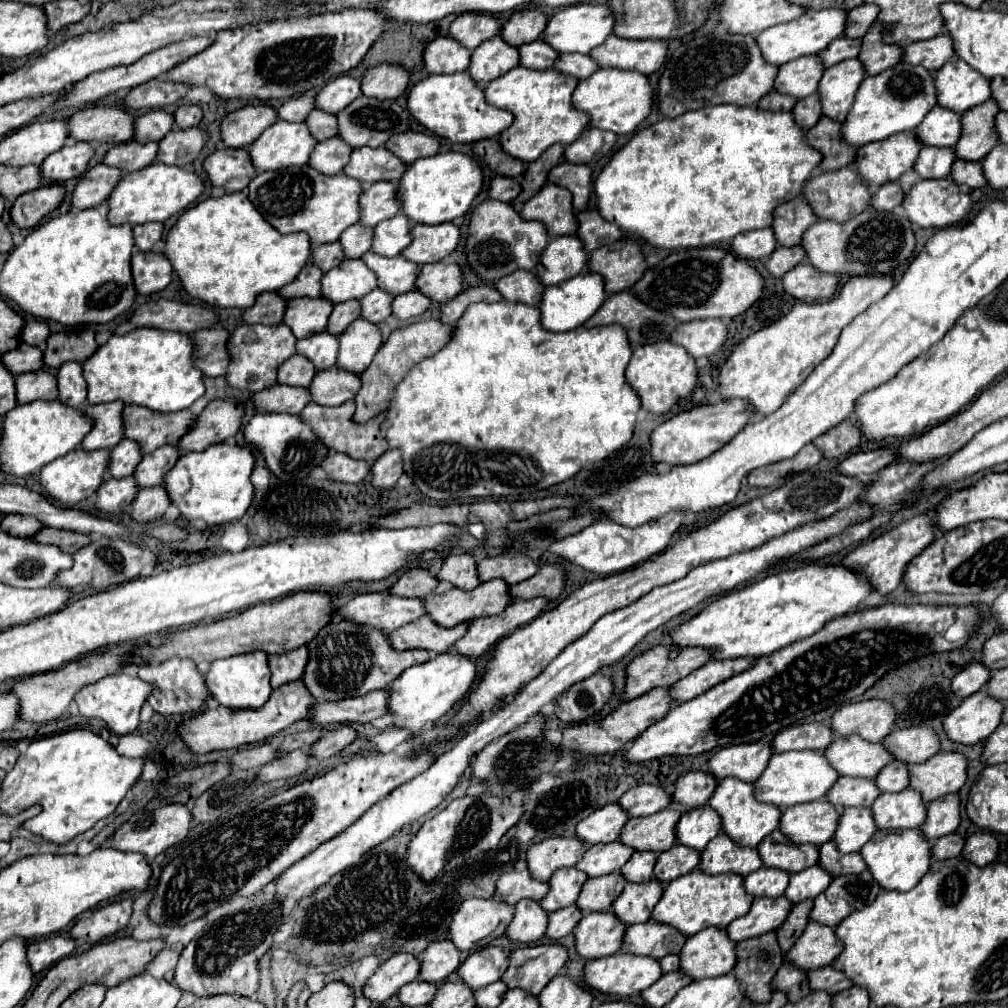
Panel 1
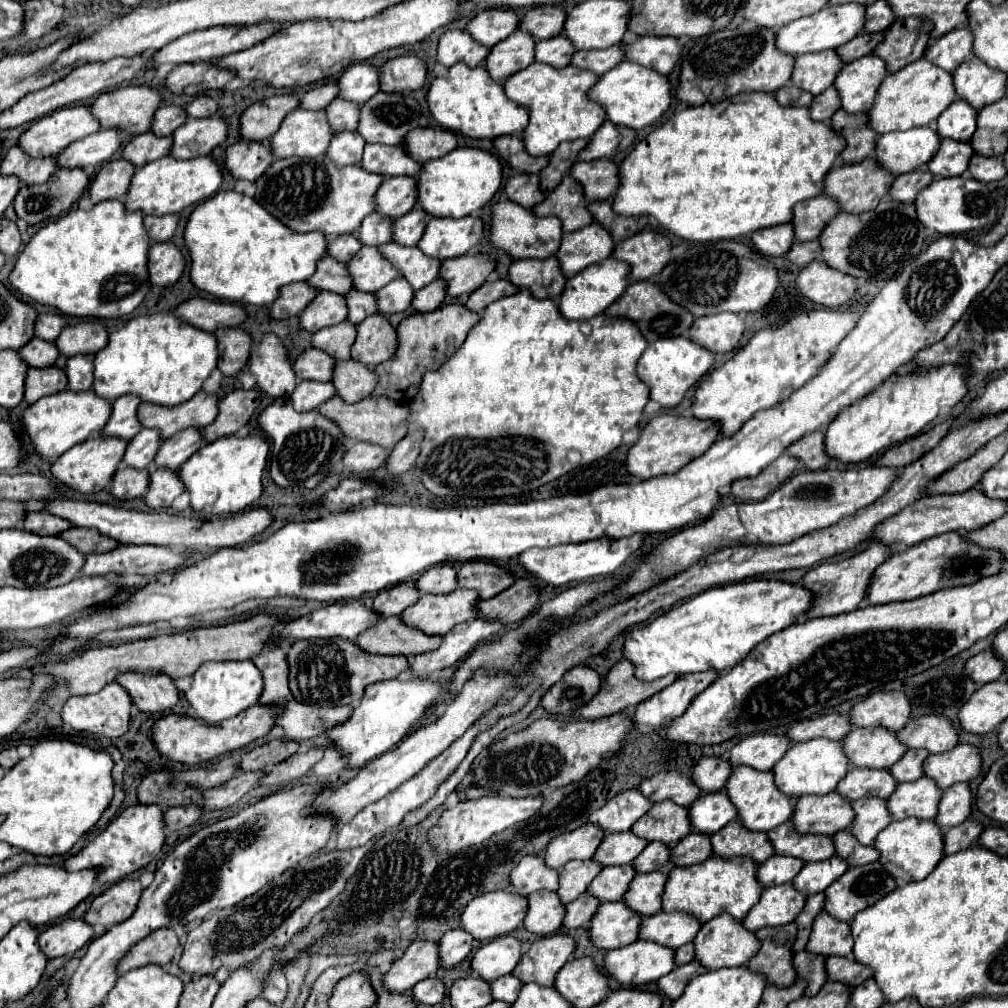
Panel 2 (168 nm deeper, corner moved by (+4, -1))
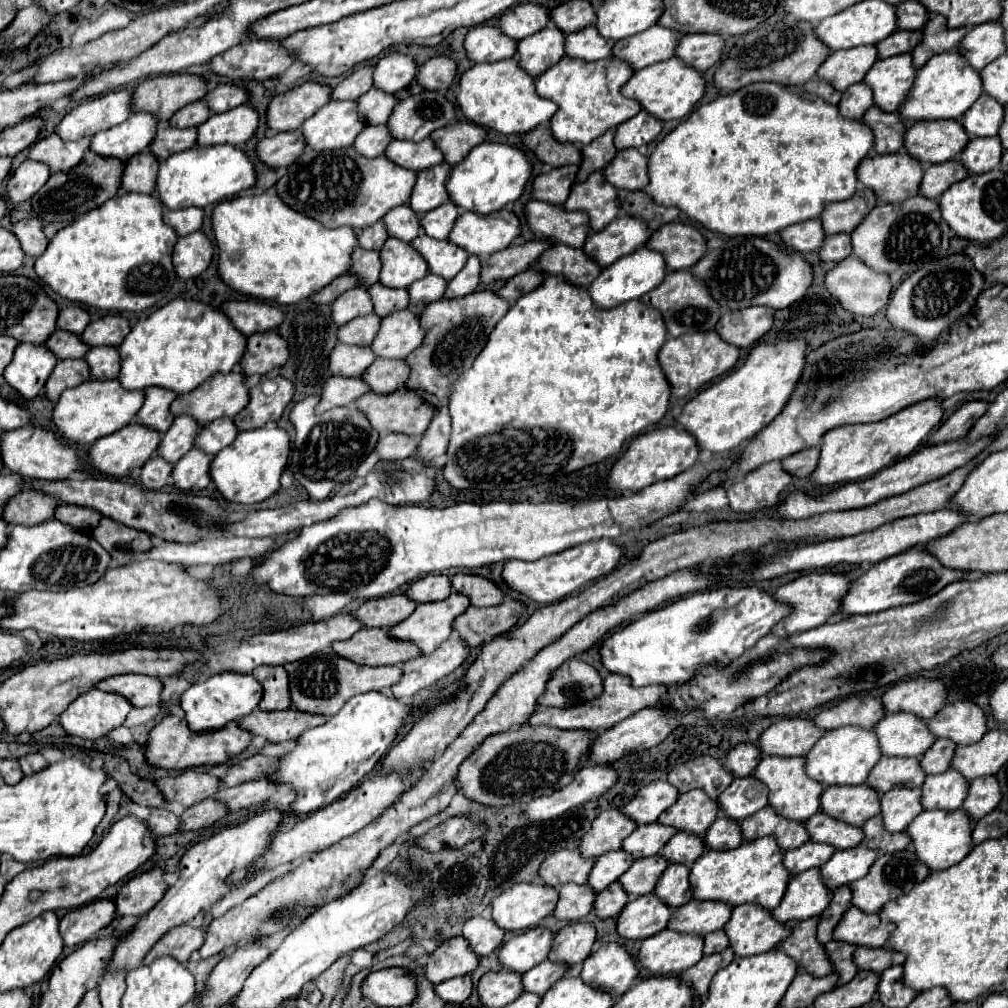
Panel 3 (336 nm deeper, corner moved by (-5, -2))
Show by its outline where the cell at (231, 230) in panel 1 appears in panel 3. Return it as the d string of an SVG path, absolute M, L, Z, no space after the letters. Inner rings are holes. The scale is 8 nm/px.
M250 194L224 200L212 212L212 232L220 250L218 276L232 290L272 304L296 304L306 300L350 266L350 254L356 248L356 232L344 228L324 228L320 222L290 210L276 194Z

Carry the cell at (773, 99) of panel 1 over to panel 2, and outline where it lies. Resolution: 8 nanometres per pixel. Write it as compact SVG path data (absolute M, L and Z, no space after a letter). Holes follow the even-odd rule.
M789 83L777 91L777 101L779 105L785 105L785 107L809 107L813 101L813 95Z

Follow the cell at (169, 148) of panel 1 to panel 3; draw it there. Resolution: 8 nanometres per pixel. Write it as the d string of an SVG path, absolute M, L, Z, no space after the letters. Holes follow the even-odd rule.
M242 104L222 114L212 114L204 124L198 126L198 146L242 146L254 134L256 126L258 114L250 104Z

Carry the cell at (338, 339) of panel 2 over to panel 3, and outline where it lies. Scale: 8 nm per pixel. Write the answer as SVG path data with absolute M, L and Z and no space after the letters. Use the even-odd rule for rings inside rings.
M368 314L362 318L354 318L342 328L338 328L338 342L350 346L370 346L380 326L380 318L376 314Z

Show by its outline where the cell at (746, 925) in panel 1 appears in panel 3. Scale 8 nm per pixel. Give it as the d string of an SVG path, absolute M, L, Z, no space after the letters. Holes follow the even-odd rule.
M812 868L788 882L780 906L776 906L770 914L774 920L778 918L778 922L802 922L822 914L824 908L830 904L830 898L832 892L826 890L818 868Z

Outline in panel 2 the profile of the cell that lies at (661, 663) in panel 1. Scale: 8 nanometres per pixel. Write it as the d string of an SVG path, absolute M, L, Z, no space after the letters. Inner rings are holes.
M619 661L609 669L609 673L603 679L603 685L599 693L589 701L589 705L583 705L577 709L577 713L571 713L573 719L601 719L615 713L625 711L627 707L635 707L641 701L653 697L667 685L671 685L677 679L677 675L661 677L657 681L637 681L633 675L633 665L629 661Z

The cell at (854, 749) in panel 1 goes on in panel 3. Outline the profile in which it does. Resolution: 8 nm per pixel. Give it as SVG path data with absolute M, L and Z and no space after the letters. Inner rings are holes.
M886 714L876 726L882 756L920 758L932 744L934 736L926 730L926 724L914 714Z

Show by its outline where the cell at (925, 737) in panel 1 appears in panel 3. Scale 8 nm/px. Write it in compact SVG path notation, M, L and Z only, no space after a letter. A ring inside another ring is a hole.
M954 702L946 704L934 718L930 718L930 722L926 722L926 726L936 738L946 738L954 744L976 744L986 734L986 716L972 702Z

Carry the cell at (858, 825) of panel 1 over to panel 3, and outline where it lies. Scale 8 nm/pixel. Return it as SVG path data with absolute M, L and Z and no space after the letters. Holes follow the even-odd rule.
M896 788L880 796L880 816L884 820L884 830L890 834L904 832L920 812L918 788Z

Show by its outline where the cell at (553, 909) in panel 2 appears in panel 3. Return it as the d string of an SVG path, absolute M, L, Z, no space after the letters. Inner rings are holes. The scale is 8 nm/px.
M564 884L560 888L560 898L554 910L554 918L558 920L580 920L584 918L590 910L592 910L592 902L594 902L594 894L590 890L590 886L582 884Z

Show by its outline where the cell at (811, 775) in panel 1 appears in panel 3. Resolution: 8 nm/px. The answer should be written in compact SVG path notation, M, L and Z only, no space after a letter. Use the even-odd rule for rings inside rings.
M842 726L838 730L826 732L806 754L806 774L808 778L824 784L824 786L858 786L866 782L868 772L872 766L880 760L880 750L878 750L878 740L874 738L872 730L862 730L862 728L848 728Z

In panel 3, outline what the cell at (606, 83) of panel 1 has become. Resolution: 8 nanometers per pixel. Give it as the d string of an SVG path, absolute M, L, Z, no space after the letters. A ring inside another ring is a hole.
M678 58L650 64L634 72L630 80L622 86L622 96L636 100L642 110L646 110L650 116L662 122L684 118L694 108L694 104L702 98L702 94L704 94L704 78L696 70L684 66Z

